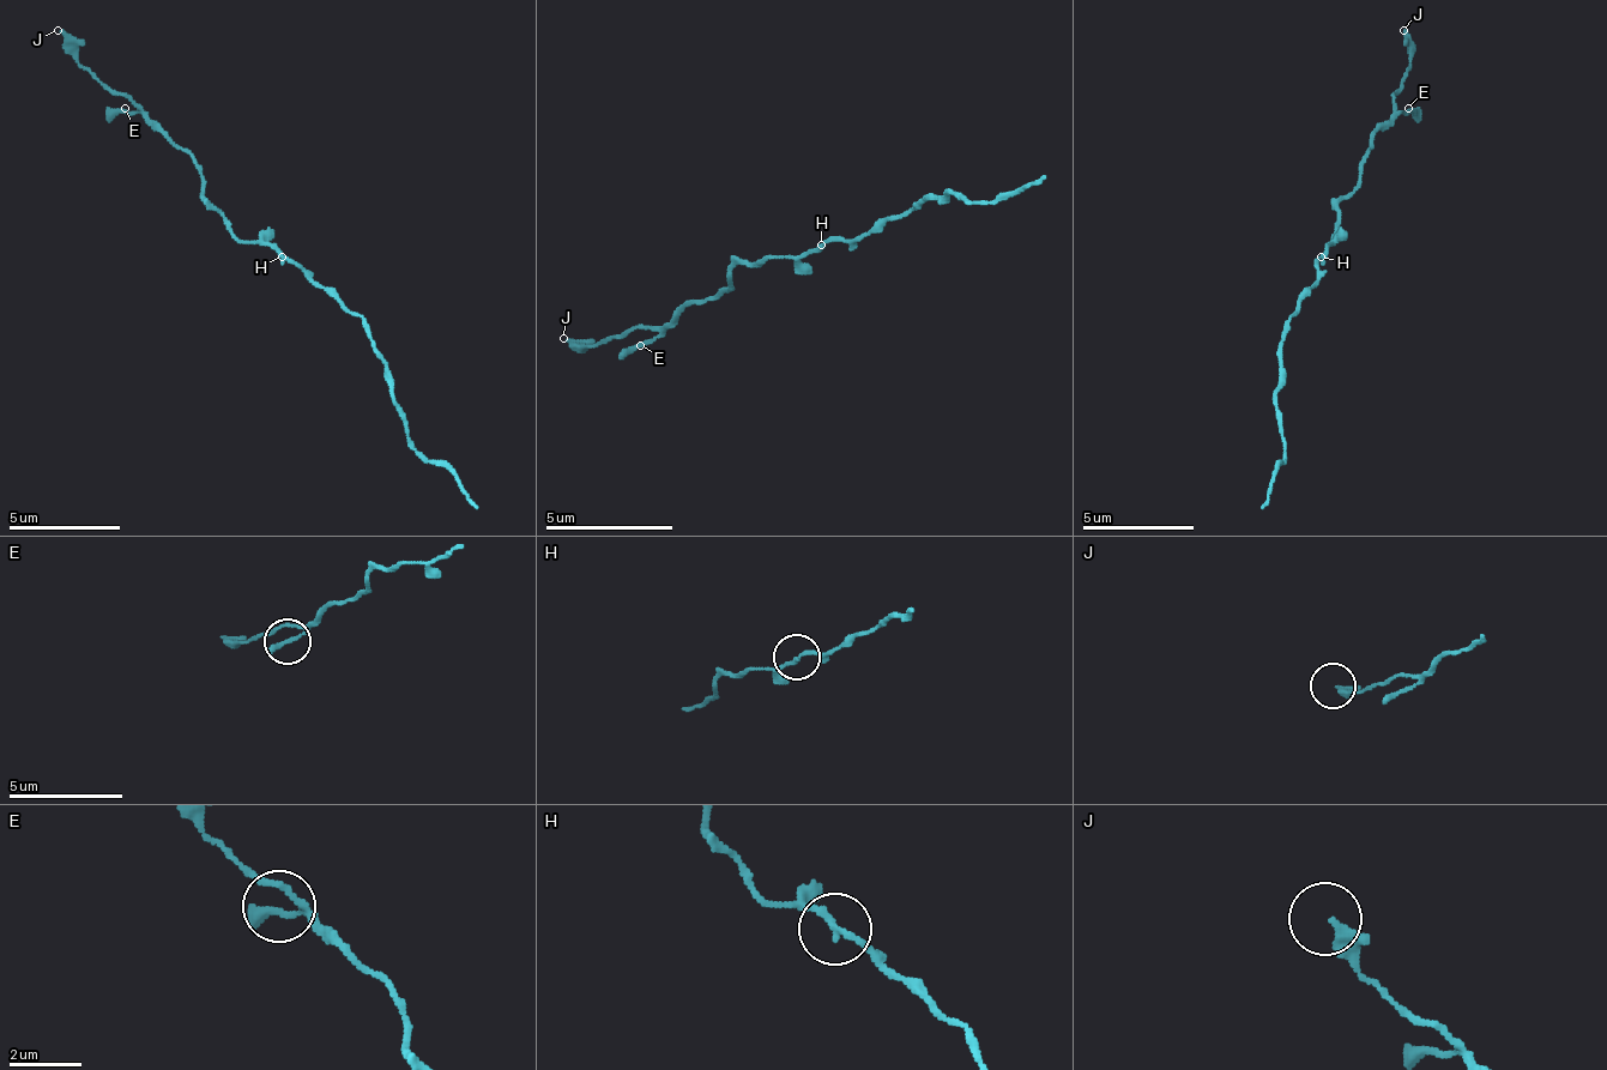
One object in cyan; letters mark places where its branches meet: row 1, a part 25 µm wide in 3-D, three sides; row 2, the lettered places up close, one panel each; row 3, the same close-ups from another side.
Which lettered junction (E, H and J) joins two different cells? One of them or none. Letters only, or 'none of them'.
none of them

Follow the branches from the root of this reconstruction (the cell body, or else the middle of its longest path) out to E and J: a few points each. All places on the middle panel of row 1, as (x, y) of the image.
E: (820, 249), (807, 255), (743, 261), (730, 274), (730, 288), (711, 300), (692, 300), (640, 345)
J: (820, 249), (743, 261), (730, 288), (692, 300), (666, 326), (634, 326), (596, 345), (563, 338)

